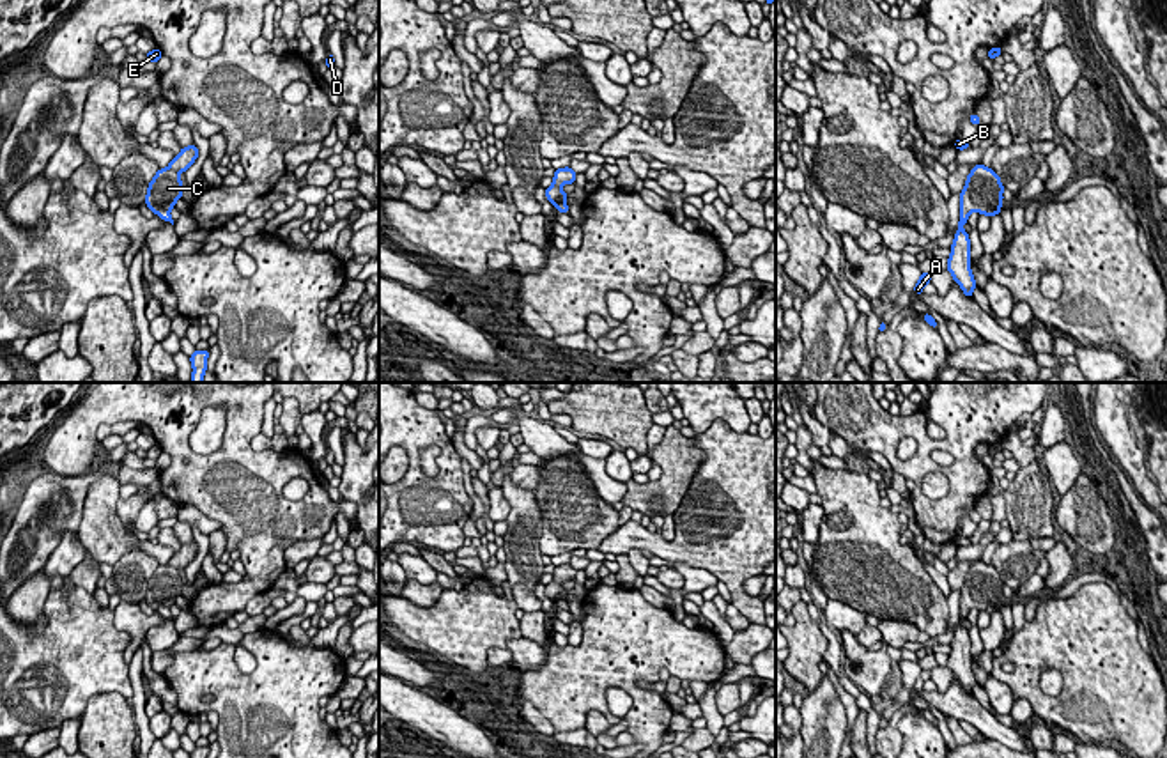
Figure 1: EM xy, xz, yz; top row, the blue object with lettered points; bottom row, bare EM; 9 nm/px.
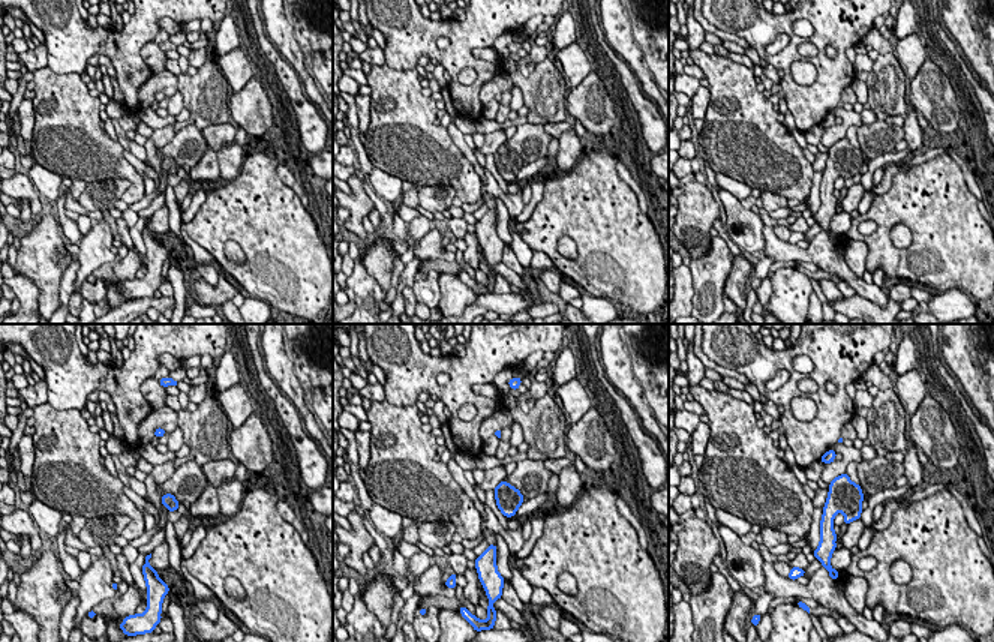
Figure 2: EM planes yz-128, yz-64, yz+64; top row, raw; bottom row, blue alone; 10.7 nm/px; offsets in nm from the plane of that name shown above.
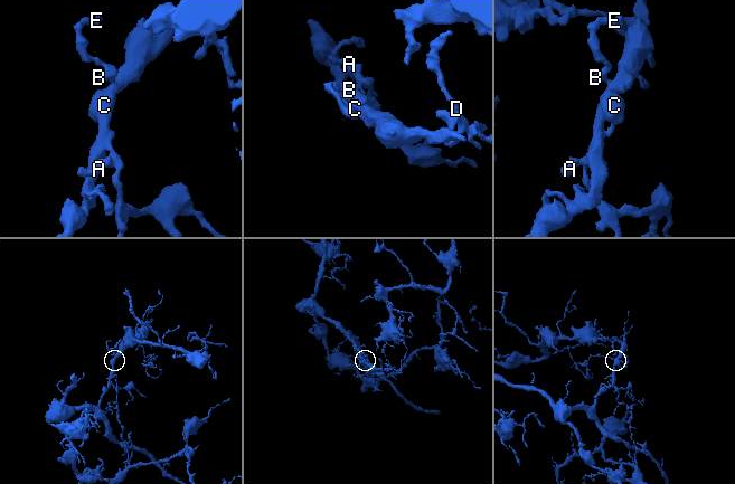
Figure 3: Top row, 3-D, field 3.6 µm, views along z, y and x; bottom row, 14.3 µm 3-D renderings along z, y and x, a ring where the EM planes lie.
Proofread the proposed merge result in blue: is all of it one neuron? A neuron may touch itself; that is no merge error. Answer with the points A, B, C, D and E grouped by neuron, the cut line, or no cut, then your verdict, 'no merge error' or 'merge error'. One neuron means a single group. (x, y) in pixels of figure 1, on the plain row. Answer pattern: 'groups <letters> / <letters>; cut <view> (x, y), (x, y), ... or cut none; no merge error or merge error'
groups A / B C D E; cut xz (555, 597), (562, 595), (565, 599); merge error

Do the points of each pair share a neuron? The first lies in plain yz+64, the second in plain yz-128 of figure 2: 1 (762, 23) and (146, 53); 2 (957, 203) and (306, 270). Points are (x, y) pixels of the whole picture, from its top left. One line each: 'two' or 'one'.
1: two
2: one

